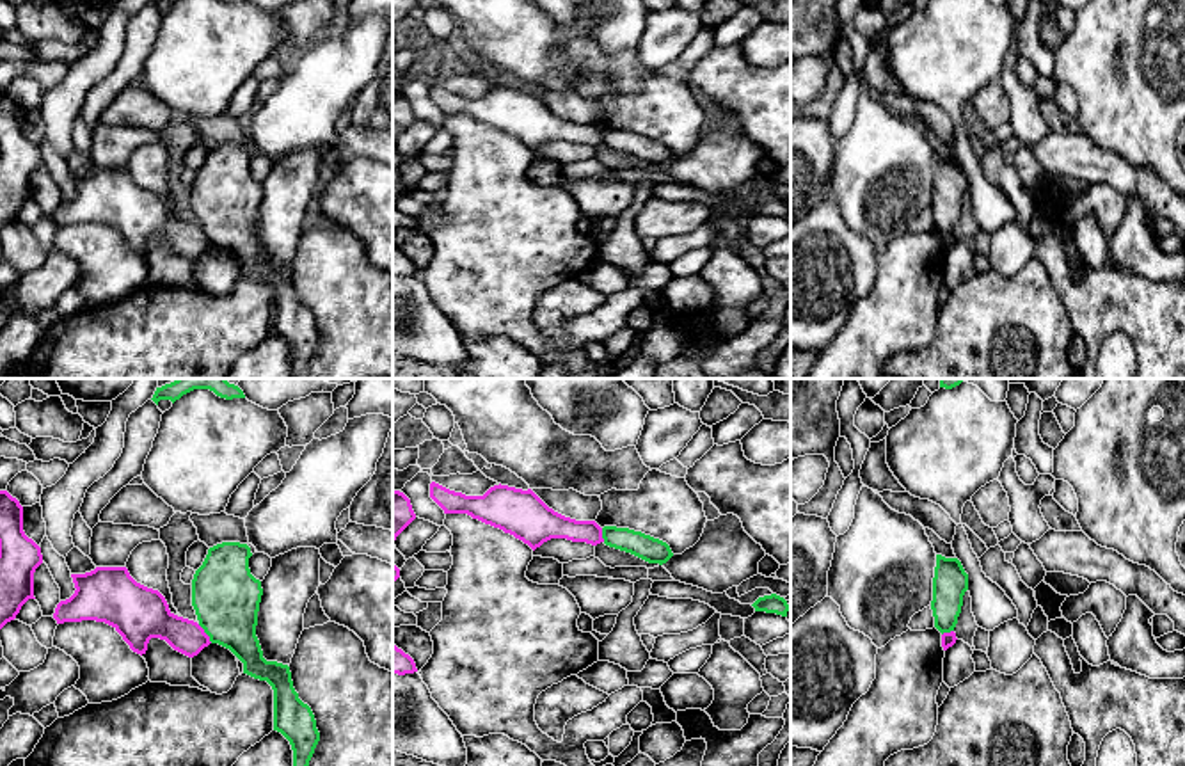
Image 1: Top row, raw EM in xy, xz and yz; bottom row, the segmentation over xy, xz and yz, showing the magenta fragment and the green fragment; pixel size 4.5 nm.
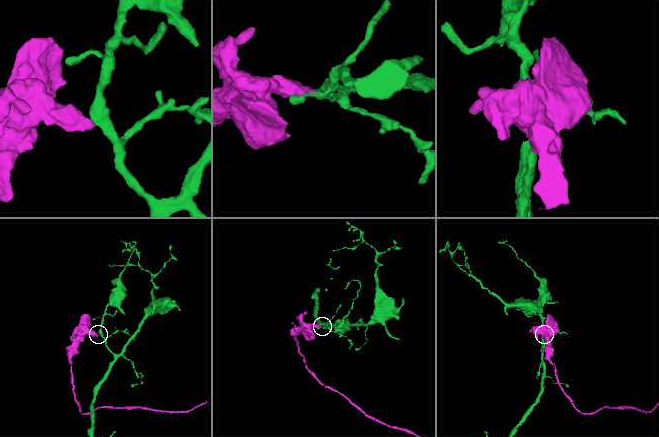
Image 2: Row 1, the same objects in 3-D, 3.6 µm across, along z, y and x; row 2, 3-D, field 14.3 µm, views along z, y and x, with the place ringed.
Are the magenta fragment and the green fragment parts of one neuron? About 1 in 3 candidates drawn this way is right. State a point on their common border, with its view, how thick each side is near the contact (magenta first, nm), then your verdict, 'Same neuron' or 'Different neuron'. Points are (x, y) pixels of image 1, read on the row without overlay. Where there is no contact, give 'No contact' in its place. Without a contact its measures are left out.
Touches magenta at xy (205, 235). Thickness 180 nm (magenta) against 300 nm. Different neuron

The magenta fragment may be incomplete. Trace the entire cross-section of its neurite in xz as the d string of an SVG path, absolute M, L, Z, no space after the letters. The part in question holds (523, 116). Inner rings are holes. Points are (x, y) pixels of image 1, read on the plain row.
M435 84L430 100L444 116L467 116L503 132L528 146L533 153L551 140L567 140L597 148L604 144L595 123L576 123L549 110L531 91L494 87L483 98L465 98Z

